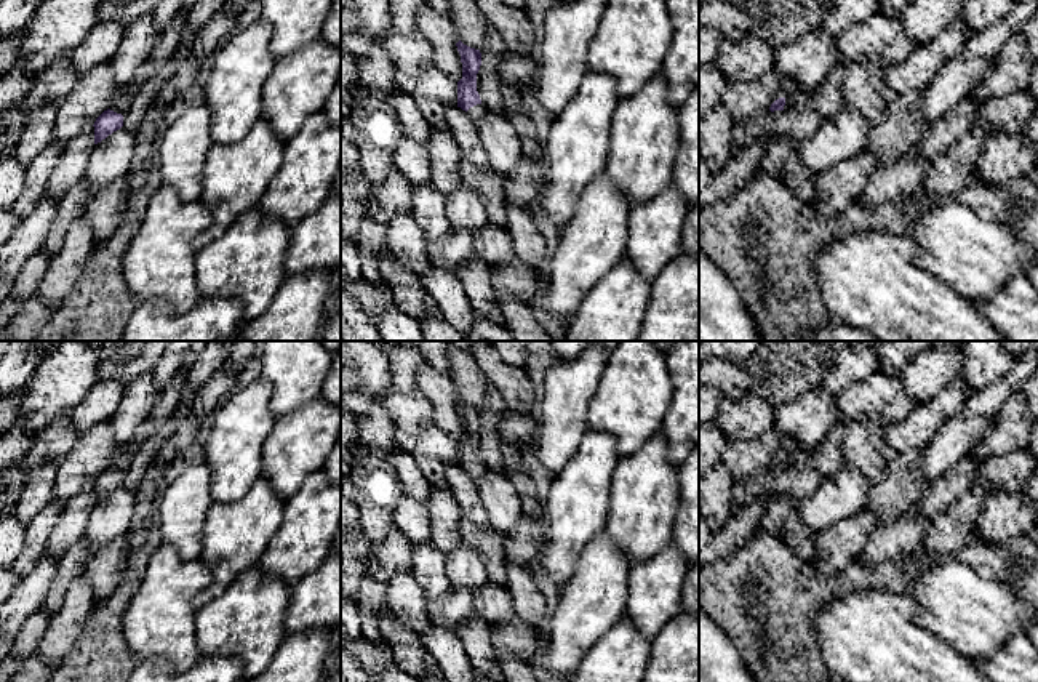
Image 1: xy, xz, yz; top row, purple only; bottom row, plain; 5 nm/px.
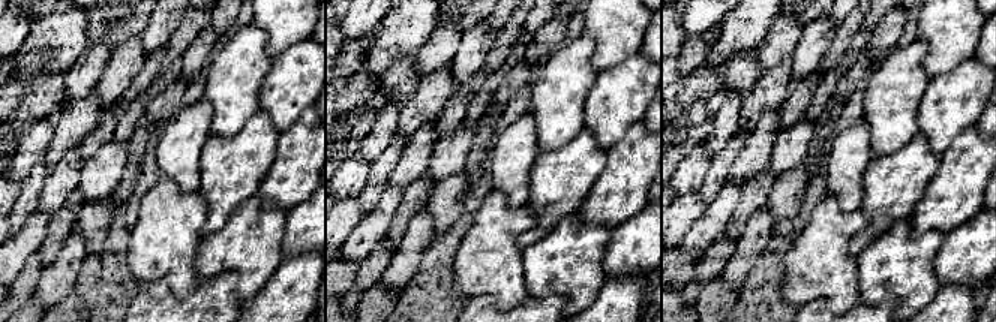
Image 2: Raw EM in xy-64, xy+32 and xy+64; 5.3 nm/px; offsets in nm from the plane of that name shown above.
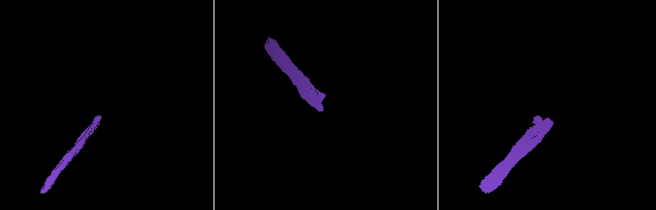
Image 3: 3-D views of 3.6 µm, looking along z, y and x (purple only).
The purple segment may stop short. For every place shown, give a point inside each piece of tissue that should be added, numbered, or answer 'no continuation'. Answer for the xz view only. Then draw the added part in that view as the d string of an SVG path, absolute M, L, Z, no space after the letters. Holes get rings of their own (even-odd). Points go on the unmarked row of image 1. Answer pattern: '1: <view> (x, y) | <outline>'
1: xz (480, 469) | M481 461L481 463L477 463L477 464L470 466L467 469L467 472L470 474L470 477L473 480L477 480L477 479L485 477L489 472L489 467Z

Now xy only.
1: xy (122, 457) | M128 442L126 445L117 447L112 455L109 467L117 472L125 474L128 471L128 467L131 466L133 455L134 455L134 448L133 448L131 442Z

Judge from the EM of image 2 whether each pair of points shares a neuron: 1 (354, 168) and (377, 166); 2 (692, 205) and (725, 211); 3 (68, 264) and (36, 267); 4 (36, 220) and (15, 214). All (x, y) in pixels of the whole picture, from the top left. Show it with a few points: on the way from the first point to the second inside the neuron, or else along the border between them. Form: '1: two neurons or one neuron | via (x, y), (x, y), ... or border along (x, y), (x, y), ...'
1: two neurons | border along (371, 163), (366, 184), (357, 196)
2: two neurons | border along (705, 207), (683, 237)
3: two neurons | border along (44, 267), (30, 298)
4: two neurons | border along (36, 211), (15, 234)

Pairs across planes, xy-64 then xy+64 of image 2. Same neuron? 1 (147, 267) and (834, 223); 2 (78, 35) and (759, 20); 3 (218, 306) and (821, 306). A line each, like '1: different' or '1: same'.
1: same
2: same
3: same

